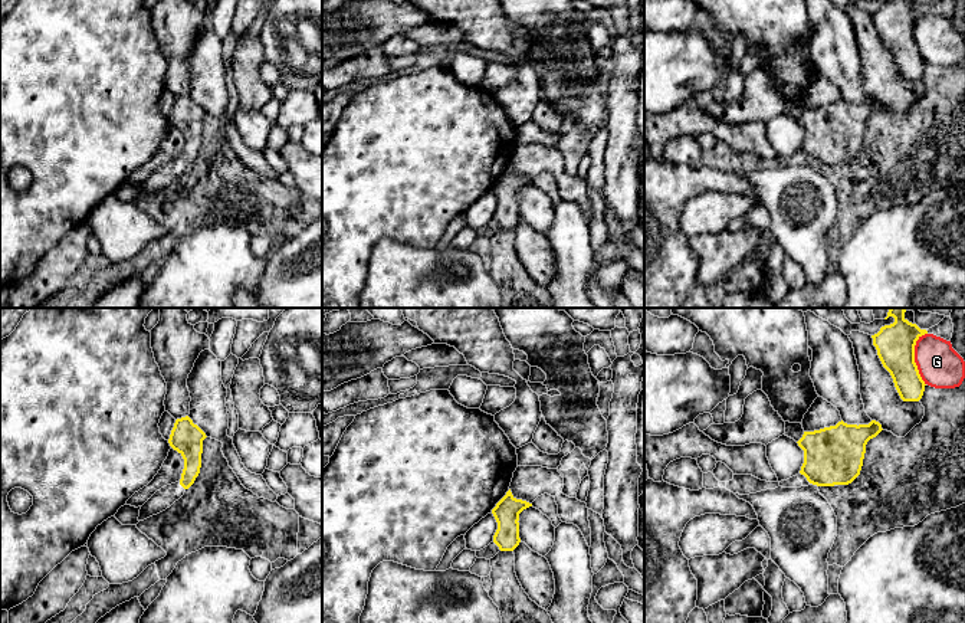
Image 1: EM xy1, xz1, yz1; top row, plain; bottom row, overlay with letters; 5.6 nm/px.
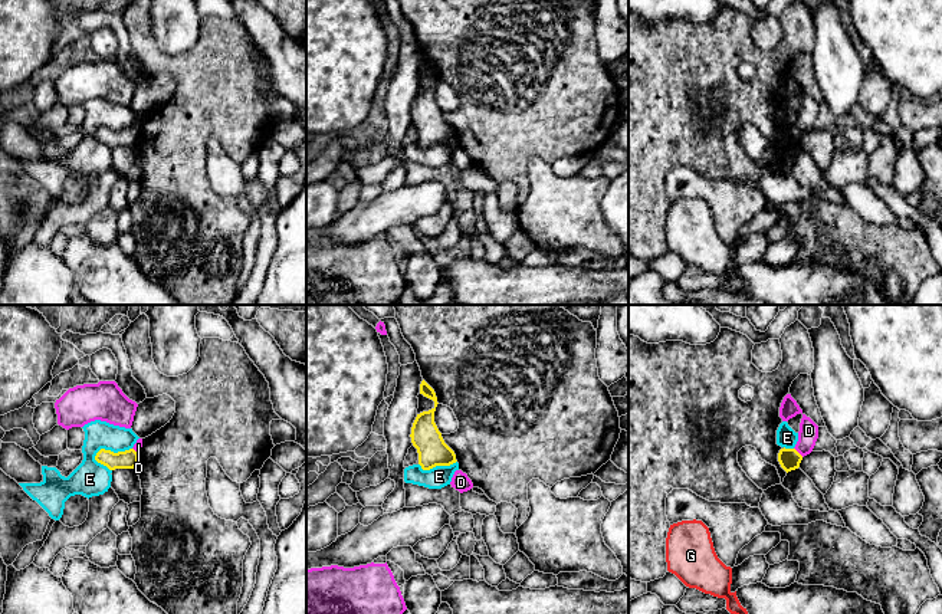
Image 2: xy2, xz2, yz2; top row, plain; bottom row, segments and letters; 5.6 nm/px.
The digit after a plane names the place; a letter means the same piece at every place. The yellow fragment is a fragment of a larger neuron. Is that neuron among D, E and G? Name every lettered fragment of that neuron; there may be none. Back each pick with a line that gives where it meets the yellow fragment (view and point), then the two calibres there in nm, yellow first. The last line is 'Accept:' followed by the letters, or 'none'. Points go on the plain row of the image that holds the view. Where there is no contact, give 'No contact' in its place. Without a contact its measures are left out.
Accept: none

